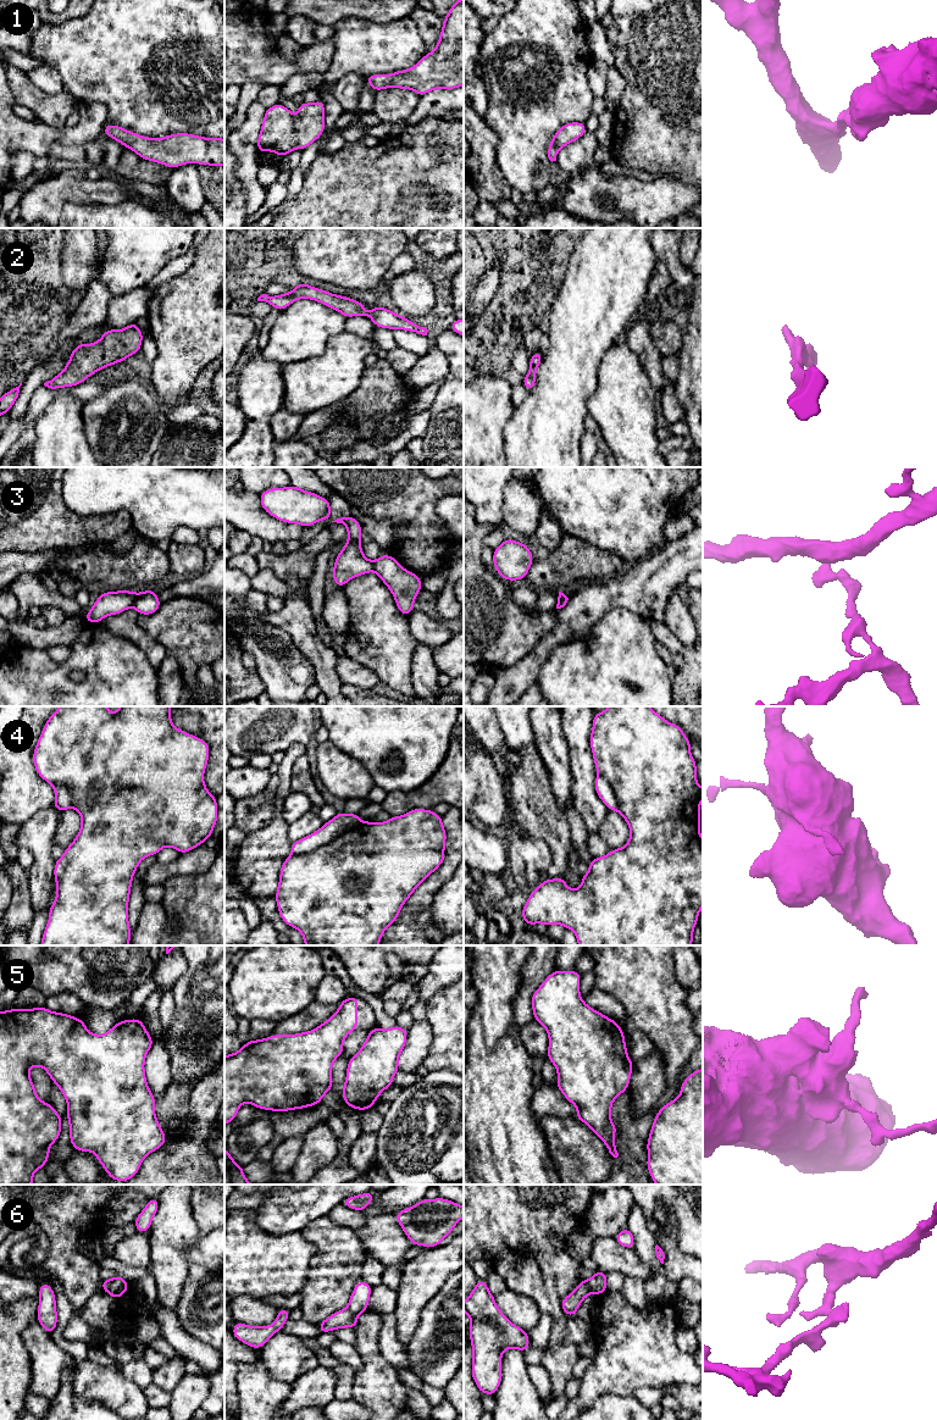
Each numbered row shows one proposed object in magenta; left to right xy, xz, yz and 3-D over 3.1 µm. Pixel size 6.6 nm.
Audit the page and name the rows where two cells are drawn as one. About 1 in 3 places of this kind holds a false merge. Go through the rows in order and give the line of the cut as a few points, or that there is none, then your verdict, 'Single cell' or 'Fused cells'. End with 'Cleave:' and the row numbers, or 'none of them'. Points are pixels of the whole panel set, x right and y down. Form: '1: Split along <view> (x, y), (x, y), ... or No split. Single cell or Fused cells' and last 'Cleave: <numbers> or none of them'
1: No split. Single cell
2: No split. Single cell
3: Split along xy (138, 594), (132, 605). Fused cells
4: No split. Single cell
5: No split. Single cell
6: Split along xy (118, 1275), (106, 1291). Fused cells
Cleave: 3, 6

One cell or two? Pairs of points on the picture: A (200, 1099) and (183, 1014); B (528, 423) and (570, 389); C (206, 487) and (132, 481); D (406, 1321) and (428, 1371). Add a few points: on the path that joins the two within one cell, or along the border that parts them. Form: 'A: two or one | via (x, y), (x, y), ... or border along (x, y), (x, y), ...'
A: two | border along (211, 1072), (201, 1079)
B: one | via (538, 421), (560, 399)
C: one | via (188, 486), (153, 486), (150, 483)
D: two | border along (423, 1307), (420, 1321), (411, 1338), (404, 1346)

